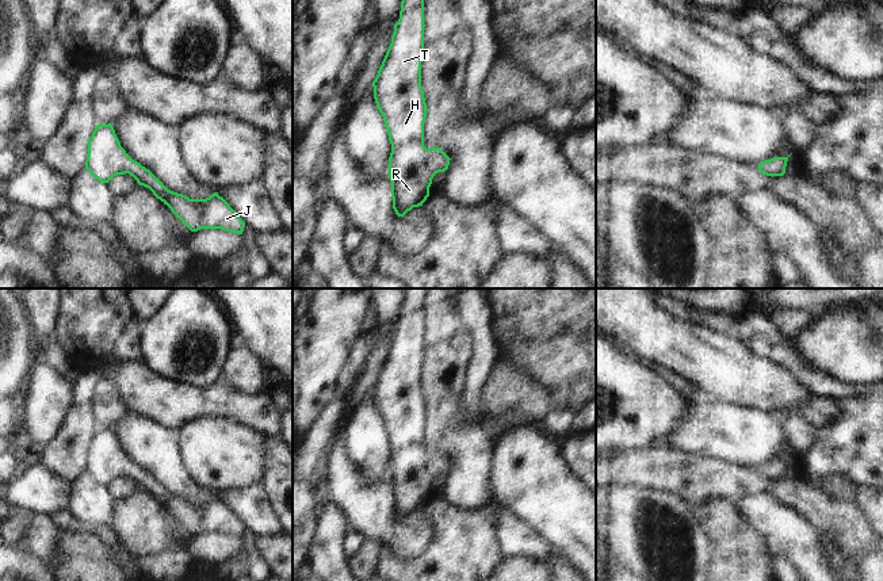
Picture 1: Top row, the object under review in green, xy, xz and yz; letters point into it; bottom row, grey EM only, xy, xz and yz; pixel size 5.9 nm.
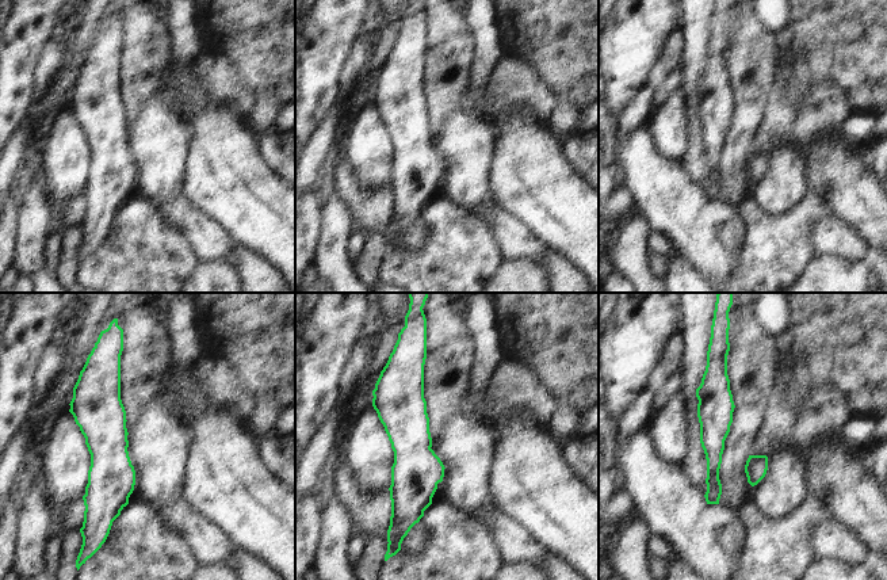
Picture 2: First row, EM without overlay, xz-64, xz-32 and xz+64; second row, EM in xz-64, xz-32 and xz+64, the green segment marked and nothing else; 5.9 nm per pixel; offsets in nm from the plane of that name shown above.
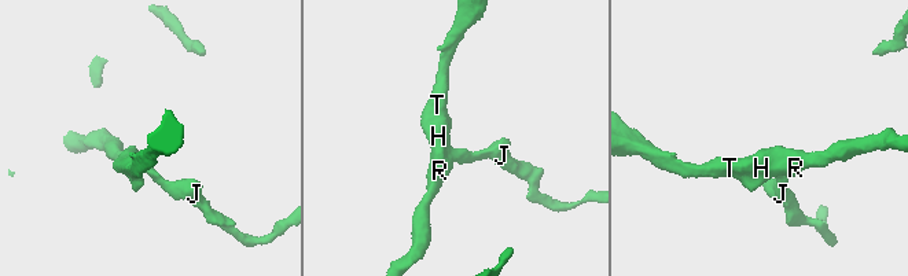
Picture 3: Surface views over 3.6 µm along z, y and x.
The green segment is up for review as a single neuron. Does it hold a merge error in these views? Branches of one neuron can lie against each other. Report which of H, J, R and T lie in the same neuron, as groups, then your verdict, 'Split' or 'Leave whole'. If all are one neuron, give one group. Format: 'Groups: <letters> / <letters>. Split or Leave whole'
Groups: H J R T. Leave whole

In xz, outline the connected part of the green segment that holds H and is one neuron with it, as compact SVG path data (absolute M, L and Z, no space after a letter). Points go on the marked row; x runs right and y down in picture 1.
M402 0L391 43L371 84L391 144L389 179L398 217L423 206L433 176L447 171L451 160L440 148L424 146L424 27L424 0Z

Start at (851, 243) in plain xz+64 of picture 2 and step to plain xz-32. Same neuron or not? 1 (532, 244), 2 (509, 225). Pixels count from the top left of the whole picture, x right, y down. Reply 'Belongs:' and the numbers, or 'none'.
Belongs: 1, 2

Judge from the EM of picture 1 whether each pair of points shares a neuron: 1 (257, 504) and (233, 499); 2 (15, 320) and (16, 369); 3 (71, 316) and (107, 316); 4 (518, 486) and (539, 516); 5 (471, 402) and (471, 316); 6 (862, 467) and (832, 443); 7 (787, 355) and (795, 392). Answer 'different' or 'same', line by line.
1: same
2: same
3: same
4: same
5: same
6: same
7: different

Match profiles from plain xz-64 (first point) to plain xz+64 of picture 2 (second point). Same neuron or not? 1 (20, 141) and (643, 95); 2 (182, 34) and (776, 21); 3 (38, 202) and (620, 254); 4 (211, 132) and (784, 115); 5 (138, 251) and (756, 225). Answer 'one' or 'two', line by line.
1: one
2: one
3: one
4: two
5: one

